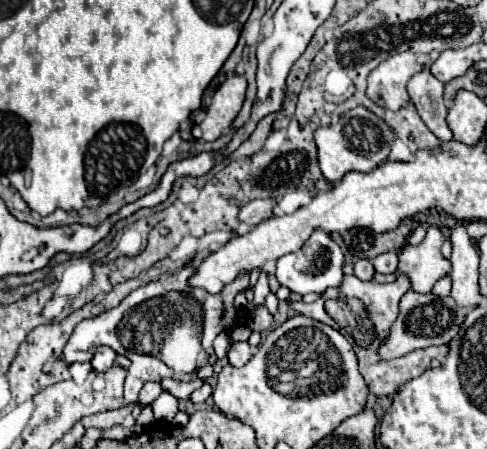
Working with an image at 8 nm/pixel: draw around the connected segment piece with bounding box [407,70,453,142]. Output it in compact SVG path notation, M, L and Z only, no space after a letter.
M423 70L409 80L407 92L409 92L411 102L415 104L419 116L427 124L427 128L439 140L449 142L453 138L453 132L445 120L447 108L443 104L443 84L429 70Z

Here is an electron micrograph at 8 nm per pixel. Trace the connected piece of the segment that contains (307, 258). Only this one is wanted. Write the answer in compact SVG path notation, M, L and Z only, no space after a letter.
M313 230L313 234L305 240L303 248L299 252L285 254L277 260L277 280L281 286L289 288L291 292L297 294L307 294L307 292L317 292L323 294L327 288L339 288L343 280L343 252L333 238L323 232L323 230Z

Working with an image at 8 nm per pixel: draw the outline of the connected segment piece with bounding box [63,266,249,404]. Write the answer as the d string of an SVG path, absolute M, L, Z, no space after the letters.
M185 266L175 274L163 274L159 280L149 282L135 292L131 292L117 308L103 312L95 318L83 320L71 340L67 342L63 350L63 360L73 362L91 362L93 354L99 346L111 346L117 354L123 354L131 360L131 366L127 370L125 378L125 404L135 404L137 394L145 382L161 382L163 378L171 378L173 372L167 372L167 366L159 356L159 344L163 344L163 334L173 330L175 326L183 326L185 318L195 318L195 312L203 312L201 322L201 336L203 336L203 350L207 356L213 354L213 340L223 332L229 330L239 322L239 310L233 306L233 298L237 294L237 288L249 286L249 272L243 272L243 276L237 276L231 284L223 288L219 294L209 294L197 288L189 286L189 278L197 272L193 266Z

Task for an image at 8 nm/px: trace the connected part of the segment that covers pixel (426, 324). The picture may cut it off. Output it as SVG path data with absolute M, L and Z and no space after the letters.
M409 290L401 298L399 316L397 316L395 324L391 326L391 334L389 334L387 342L381 346L379 354L381 354L381 358L391 360L391 358L405 356L405 354L419 350L419 348L449 344L457 336L463 320L465 320L465 310L459 308L455 304L455 300L441 298L441 296L435 296L435 294L419 294L419 292Z

